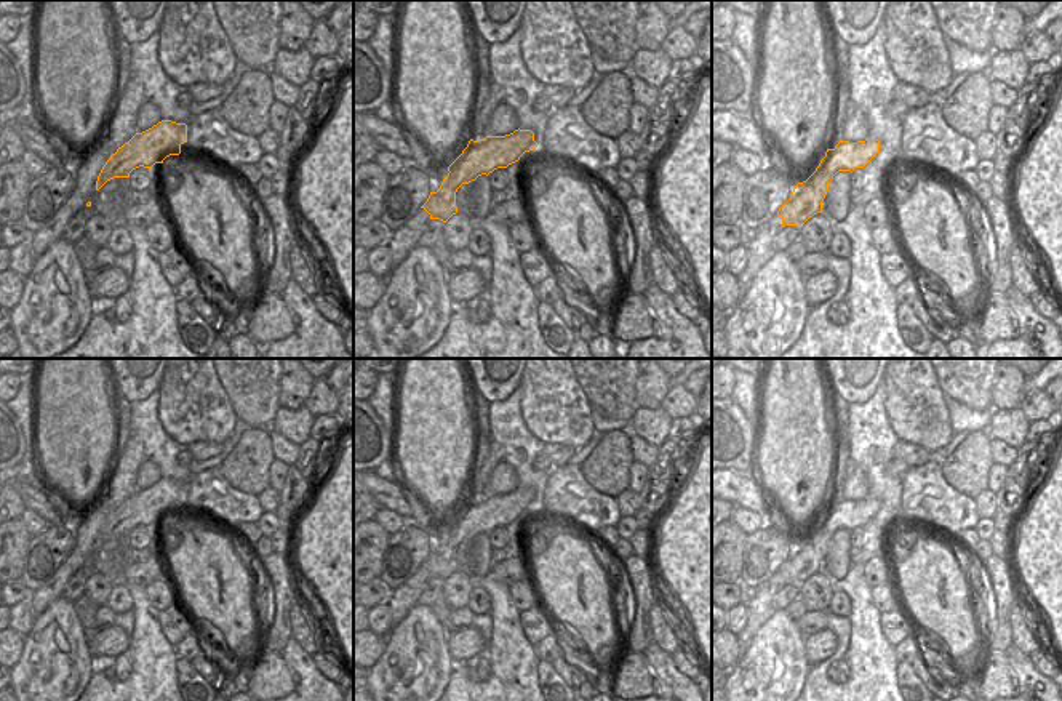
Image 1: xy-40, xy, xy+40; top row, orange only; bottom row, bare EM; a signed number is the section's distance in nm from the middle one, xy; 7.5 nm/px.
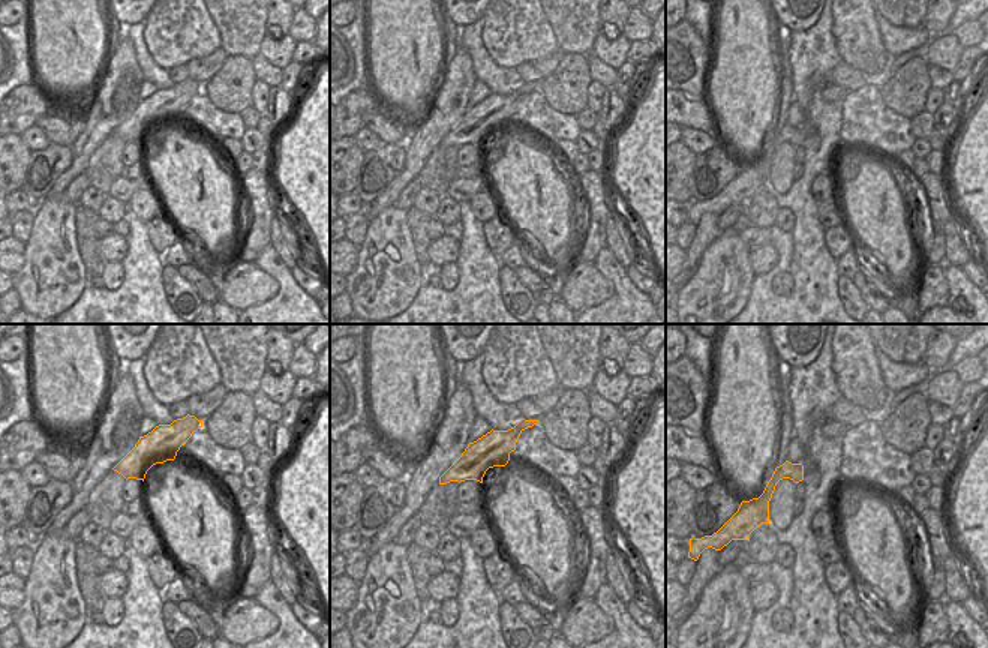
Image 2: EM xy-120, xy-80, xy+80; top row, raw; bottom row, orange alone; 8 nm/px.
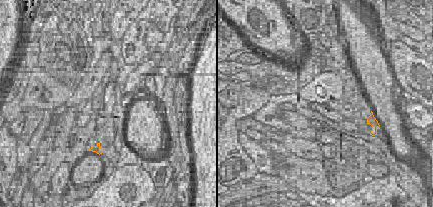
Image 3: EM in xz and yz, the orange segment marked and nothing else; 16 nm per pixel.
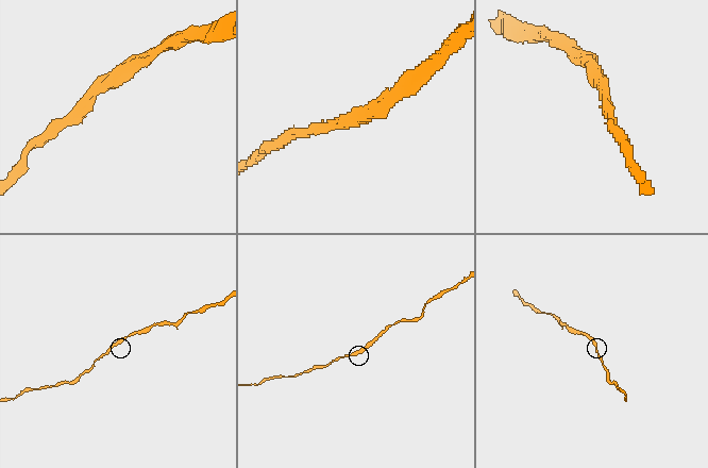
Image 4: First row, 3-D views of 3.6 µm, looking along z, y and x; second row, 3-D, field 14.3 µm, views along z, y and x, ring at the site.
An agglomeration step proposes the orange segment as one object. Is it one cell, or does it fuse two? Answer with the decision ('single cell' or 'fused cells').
single cell

